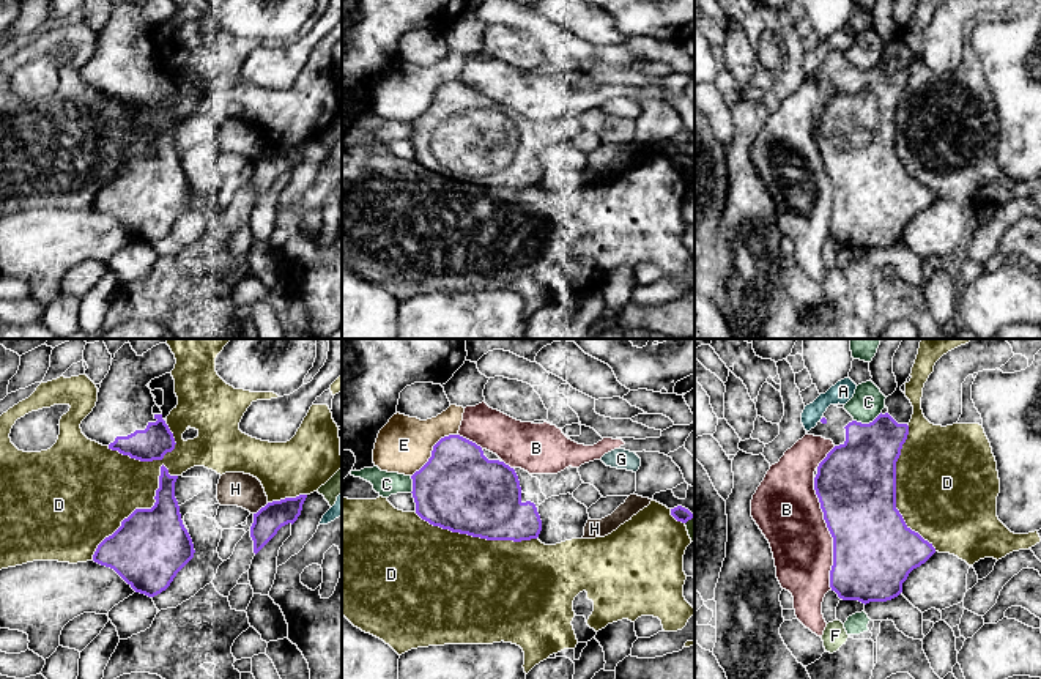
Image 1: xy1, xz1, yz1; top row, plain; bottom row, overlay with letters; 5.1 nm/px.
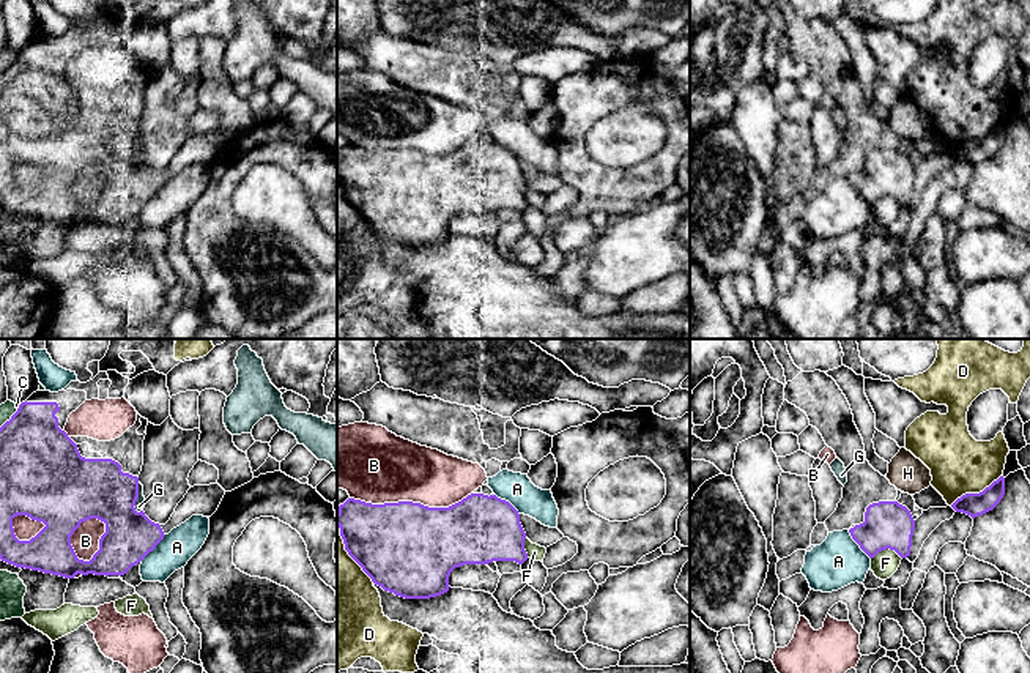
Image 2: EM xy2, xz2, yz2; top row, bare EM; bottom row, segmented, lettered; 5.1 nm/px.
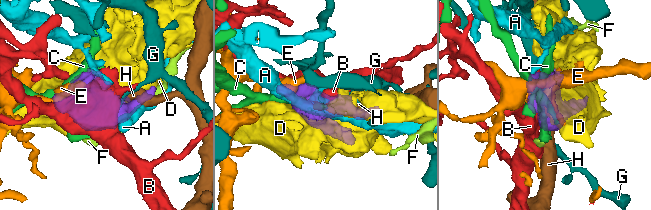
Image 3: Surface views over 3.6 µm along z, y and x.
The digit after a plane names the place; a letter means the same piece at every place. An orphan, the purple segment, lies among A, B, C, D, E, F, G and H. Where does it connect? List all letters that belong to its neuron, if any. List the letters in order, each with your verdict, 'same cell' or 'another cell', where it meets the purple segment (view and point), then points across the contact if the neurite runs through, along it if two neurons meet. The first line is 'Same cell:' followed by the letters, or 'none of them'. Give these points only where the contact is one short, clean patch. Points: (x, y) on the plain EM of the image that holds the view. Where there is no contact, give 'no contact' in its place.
Same cell: none of them
A: another cell | yz2 (857, 189) | along yz2 (848, 177), (870, 205)
B: another cell | xz2 (410, 148)
C: another cell | yz1 (866, 71)
D: another cell | yz1 (895, 137)
E: another cell | xz1 (433, 96)
F: another cell | yz2 (885, 196)
G: another cell | xy2 (137, 144)
H: another cell | xy1 (262, 155) | along xy1 (268, 150), (254, 161)

